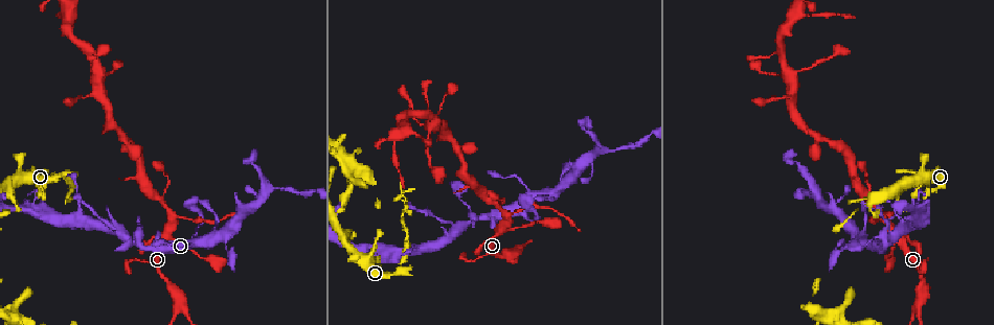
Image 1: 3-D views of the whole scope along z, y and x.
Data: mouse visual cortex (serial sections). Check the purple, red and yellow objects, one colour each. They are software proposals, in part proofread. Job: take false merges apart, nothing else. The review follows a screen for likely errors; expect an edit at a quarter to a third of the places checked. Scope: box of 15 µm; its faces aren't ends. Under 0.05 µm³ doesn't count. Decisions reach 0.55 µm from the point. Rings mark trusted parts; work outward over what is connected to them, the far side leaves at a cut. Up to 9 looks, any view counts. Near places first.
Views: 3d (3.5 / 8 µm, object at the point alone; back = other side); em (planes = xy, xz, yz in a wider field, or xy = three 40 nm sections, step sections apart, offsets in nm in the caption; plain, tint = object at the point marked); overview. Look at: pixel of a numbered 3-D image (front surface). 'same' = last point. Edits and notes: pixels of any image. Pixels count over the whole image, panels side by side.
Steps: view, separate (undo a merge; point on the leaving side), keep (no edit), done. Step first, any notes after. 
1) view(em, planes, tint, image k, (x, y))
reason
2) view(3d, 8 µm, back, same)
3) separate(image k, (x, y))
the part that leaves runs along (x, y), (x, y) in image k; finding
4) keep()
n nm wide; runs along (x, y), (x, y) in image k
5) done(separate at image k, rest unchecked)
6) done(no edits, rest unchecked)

view(3d, 3.5 µm, image 1, (173, 218))
arms part here

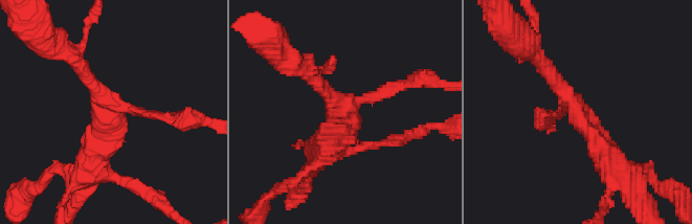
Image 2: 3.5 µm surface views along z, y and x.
view(em, xy, step 1, tint, image 2, (574, 108))
3 arms; arms of 150, 250, 350 nm; now the EM

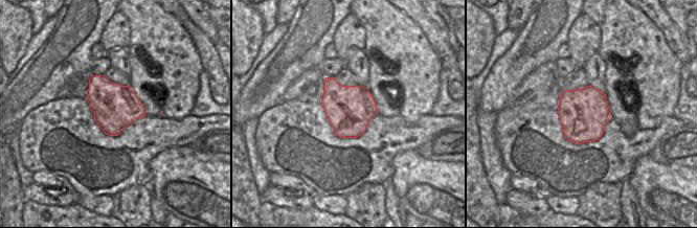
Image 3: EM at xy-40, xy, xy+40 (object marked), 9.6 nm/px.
separate(image 2, (169, 115))
the part that leaves runs along (139, 111), (172, 121), (210, 121) in image 2; a second cell is stuck on

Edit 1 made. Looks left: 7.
view(overview)

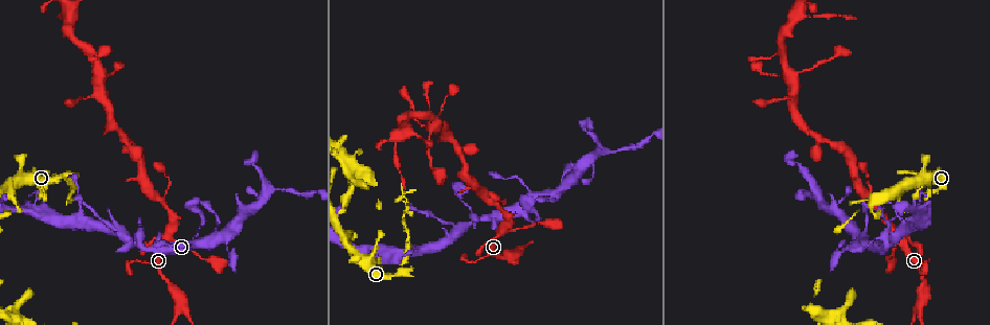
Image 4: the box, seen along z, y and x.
view(3d, 3.5 µm, image 4, (125, 235))
arms part here

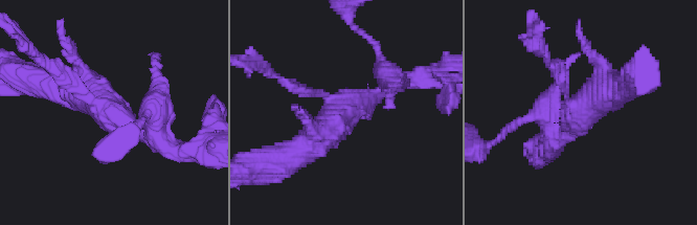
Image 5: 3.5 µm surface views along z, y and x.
view(em, xy, step 3, tint, image 5, (106, 111))

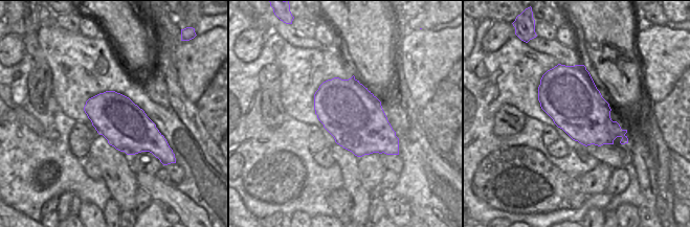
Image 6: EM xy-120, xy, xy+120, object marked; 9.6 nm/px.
separate(image 5, (301, 93))
3 arms; arms of 200, 250, 450 nm; the part that leaves runs along (323, 96), (297, 91), (259, 64) in image 5; two cells meet here

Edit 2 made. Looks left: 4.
view(overview)
redraw

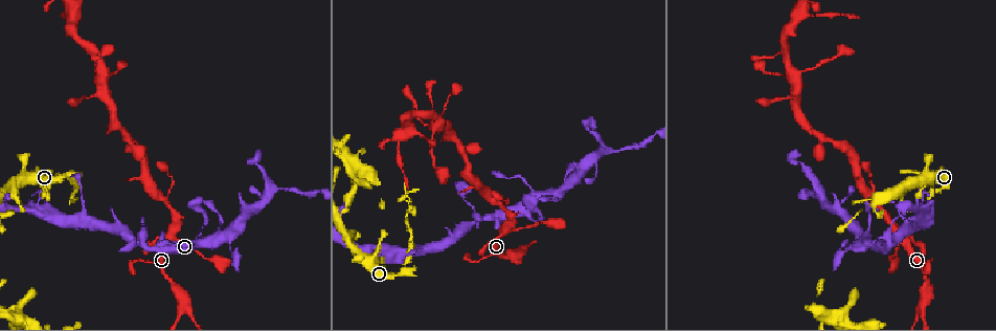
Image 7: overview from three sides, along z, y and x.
view(3d, 8 µm, back, image 7, (70, 172))
sharp bend

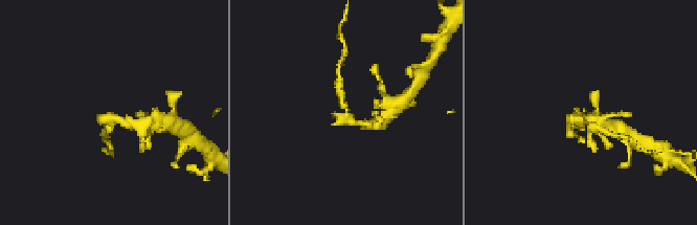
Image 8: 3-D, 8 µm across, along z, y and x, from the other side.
view(em, xy, step 1, tint, image 8, (110, 119))
arms of 200, 250 nm; now the EM

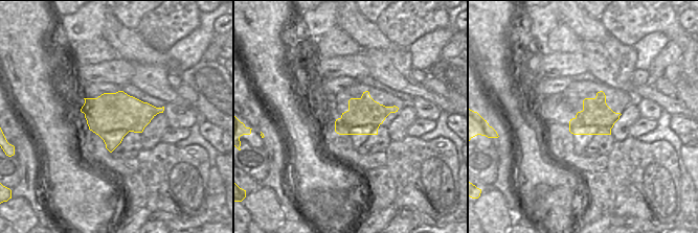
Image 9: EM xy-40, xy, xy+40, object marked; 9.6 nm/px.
separate(image 8, (341, 95))
the part that leaves runs along (345, 111), (338, 87), (338, 71) in image 8; a second cell is stuck on

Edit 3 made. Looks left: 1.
done(separate at image 2, separate at image 5, separate at image 8, rest unchecked)

